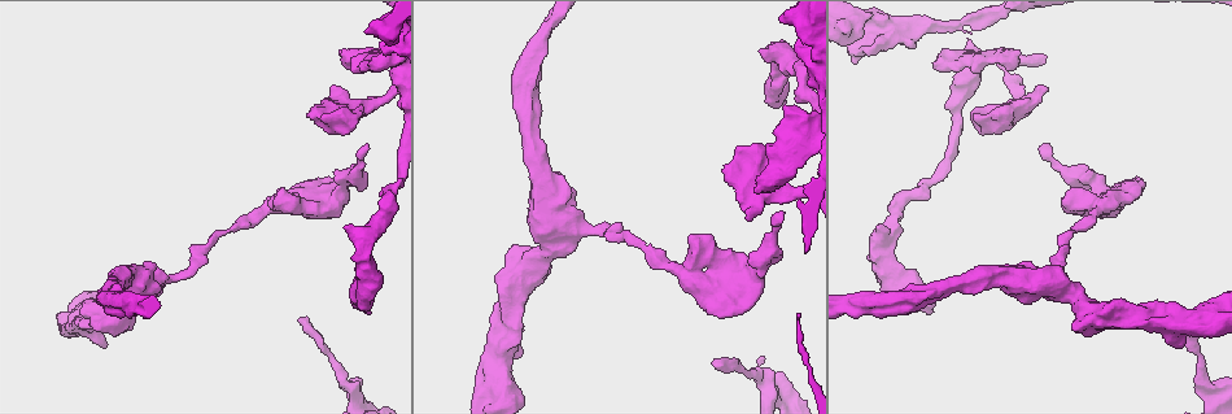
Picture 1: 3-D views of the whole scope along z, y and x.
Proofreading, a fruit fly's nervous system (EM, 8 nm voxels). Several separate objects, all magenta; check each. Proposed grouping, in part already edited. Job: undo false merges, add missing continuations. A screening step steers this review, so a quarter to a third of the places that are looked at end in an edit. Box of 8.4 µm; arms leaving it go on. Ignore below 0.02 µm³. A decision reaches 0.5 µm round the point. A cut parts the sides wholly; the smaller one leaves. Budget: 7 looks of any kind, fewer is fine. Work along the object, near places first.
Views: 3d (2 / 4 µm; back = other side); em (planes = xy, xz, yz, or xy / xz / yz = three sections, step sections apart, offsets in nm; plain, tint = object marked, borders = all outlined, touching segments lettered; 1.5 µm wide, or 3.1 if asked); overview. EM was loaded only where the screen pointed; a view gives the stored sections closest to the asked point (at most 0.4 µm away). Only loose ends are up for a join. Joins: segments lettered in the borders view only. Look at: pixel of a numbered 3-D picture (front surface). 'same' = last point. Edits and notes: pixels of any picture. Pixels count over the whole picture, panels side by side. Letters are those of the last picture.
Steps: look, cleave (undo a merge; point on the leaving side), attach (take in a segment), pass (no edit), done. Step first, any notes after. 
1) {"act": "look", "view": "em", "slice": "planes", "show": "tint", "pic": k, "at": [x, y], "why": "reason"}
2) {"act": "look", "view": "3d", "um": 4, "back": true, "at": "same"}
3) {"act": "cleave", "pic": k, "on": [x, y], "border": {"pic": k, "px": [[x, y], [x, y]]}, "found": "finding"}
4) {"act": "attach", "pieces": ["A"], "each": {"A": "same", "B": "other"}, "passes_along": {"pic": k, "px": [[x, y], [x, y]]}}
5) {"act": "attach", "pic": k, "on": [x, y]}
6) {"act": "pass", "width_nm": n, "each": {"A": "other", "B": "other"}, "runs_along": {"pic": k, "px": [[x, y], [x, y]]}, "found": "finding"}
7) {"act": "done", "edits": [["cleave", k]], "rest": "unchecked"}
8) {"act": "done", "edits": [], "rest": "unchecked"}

{"act": "look", "view": "em", "slice": "planes", "show": "plain", "pic": 1, "at": [1049, 144], "why": "branch stops here"}

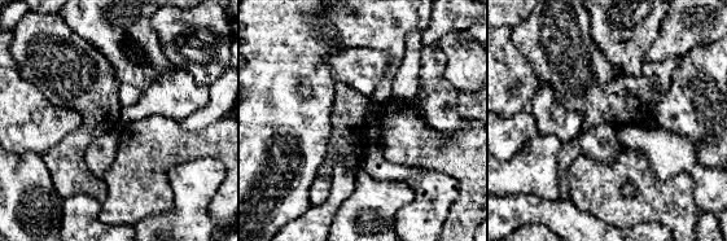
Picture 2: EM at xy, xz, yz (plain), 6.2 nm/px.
{"act": "look", "view": "em", "slice": "planes", "show": "borders", "at": "same", "why": "see the neighbours"}

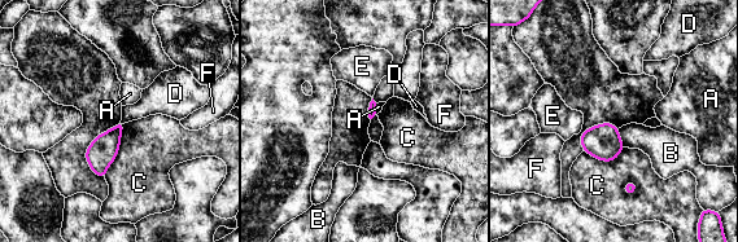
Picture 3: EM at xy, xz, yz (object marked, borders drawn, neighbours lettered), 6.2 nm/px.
{"act": "pass", "each": {"A": "other", "B": "other", "C": "other", "D": "other", "E": "other", "F": "other"}, "border": {"pic": 3, "px": [[376, 114], [370, 123]]}, "found": "none of them fits"}

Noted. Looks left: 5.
{"act": "look", "view": "em", "slice": "planes", "show": "tint", "pic": 1, "at": [785, 101]}

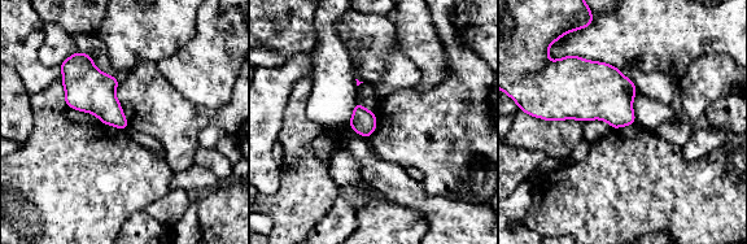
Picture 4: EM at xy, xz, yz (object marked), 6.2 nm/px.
{"act": "look", "view": "em", "slice": "planes", "show": "borders", "at": "same"}

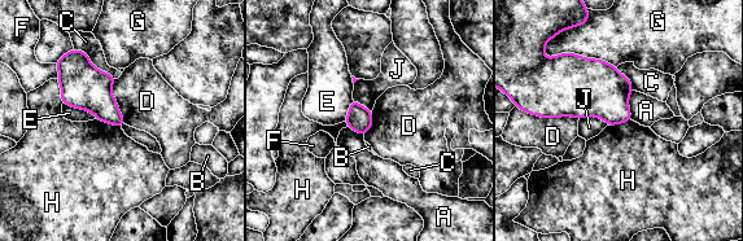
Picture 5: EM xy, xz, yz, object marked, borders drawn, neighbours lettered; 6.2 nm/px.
{"act": "pass", "each": {"A": "other", "B": "other", "C": "other", "D": "other", "E": "other", "F": "other", "G": "other", "H": "other", "J": "other"}, "border": {"pic": 5, "px": [[529, 113], [578, 119]]}, "found": "none of them fits"}

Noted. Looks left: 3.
{"act": "look", "view": "em", "slice": "yz", "step": 4, "show": "tint", "pic": 1, "at": [713, 365], "why": "branch stops here"}

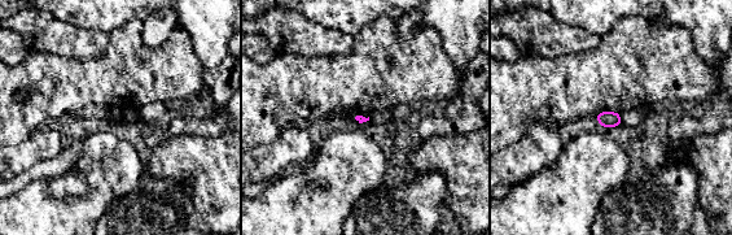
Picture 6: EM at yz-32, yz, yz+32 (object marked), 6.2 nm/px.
{"act": "look", "view": "em", "slice": "planes", "show": "borders", "at": "same", "why": "another direction"}

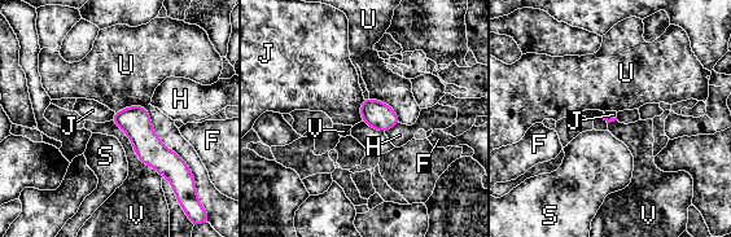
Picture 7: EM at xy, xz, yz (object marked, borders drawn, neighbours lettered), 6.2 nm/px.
{"act": "pass", "each": {"F": "other", "H": "other", "J": "other", "S": "other", "U": "other", "V": "other"}, "runs_along": {"pic": 7, "px": [[117, 115], [125, 119], [175, 167]]}, "found": "no lettered segment goes on from it"}

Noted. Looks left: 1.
{"act": "done", "edits": [], "rest": "unchecked"}

